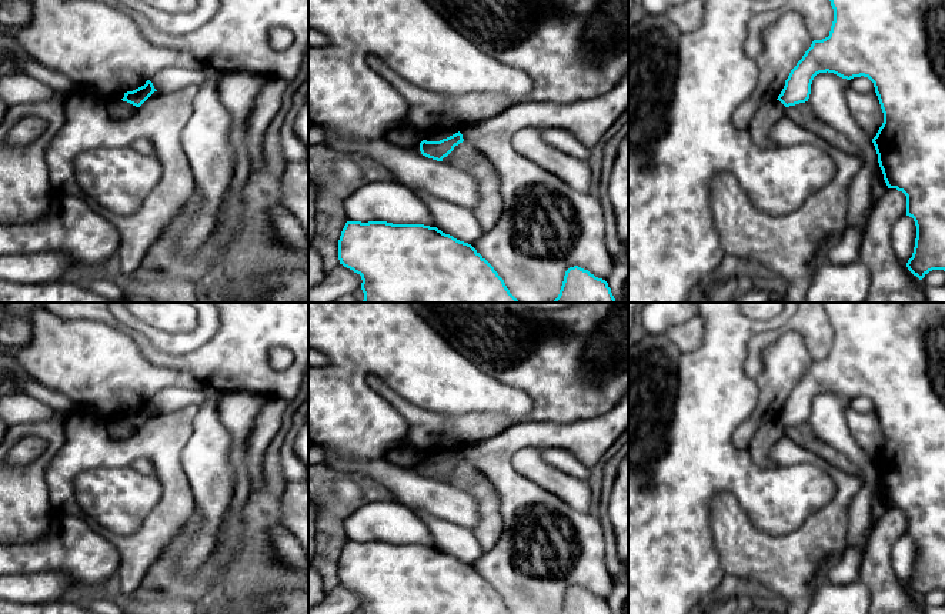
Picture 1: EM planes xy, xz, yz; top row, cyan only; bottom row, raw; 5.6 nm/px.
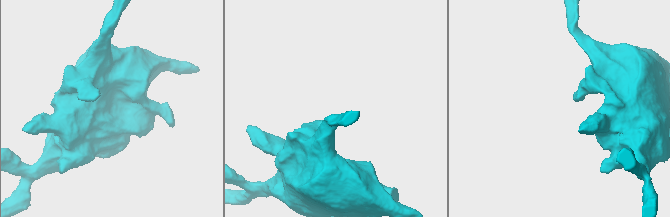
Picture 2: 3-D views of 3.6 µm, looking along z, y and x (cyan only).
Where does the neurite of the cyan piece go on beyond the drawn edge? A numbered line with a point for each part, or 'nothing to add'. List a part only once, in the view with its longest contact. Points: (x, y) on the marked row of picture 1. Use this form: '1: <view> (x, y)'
nothing to add

